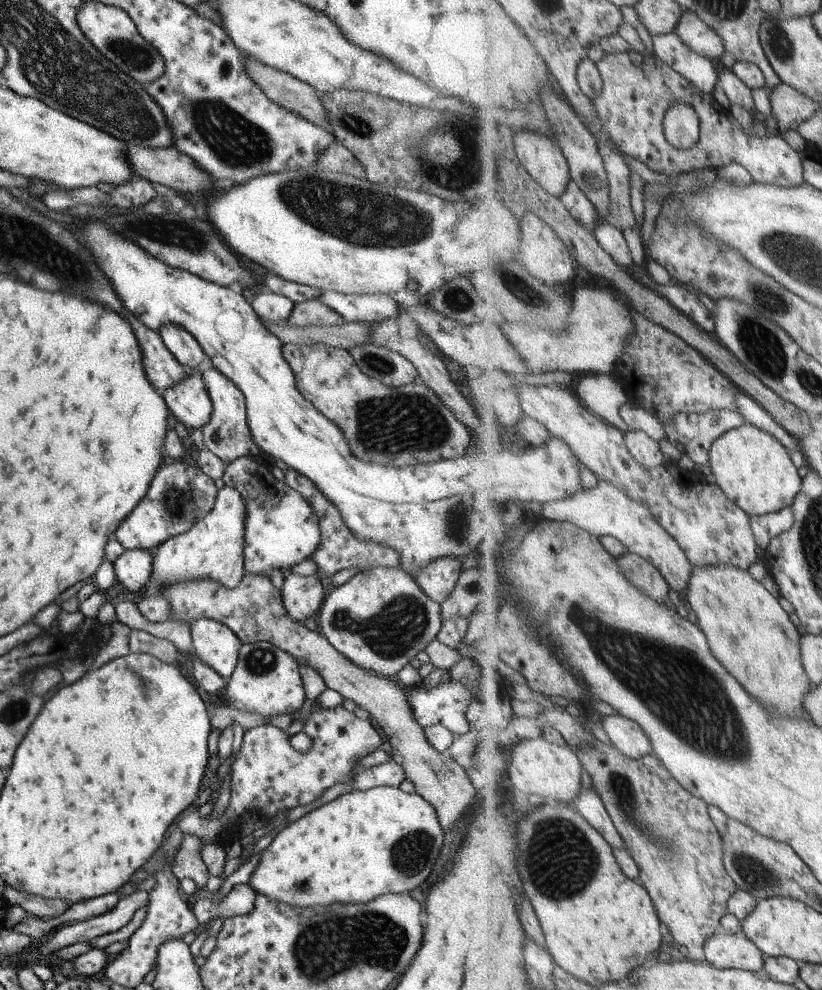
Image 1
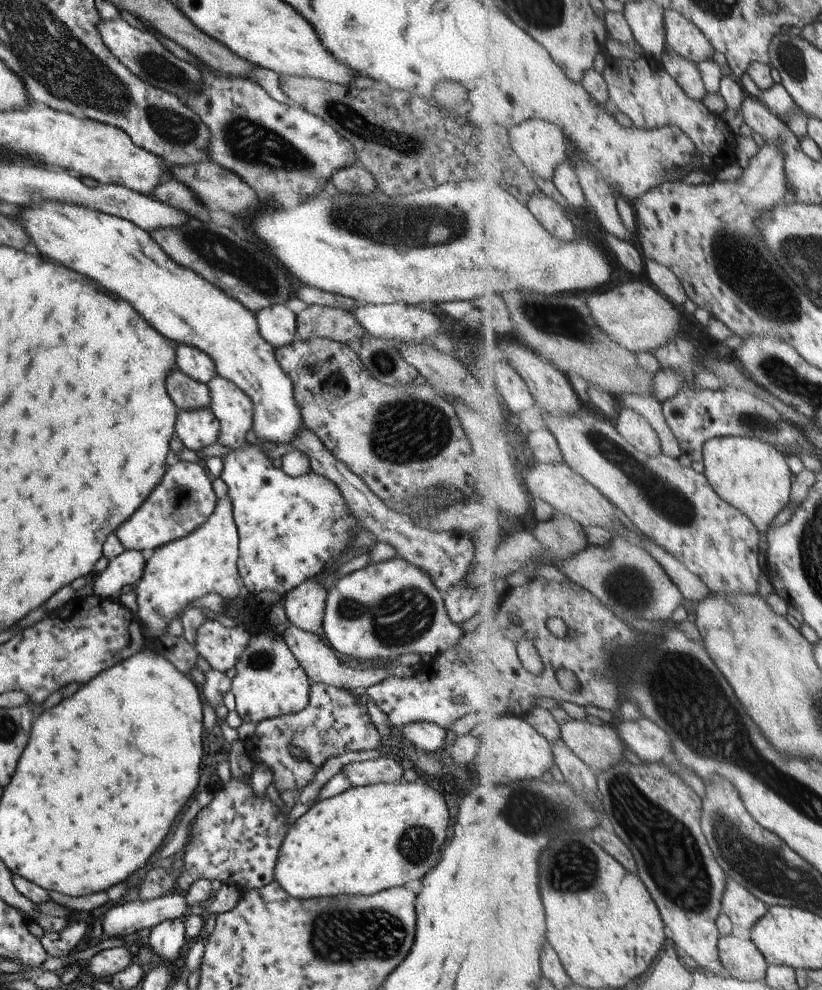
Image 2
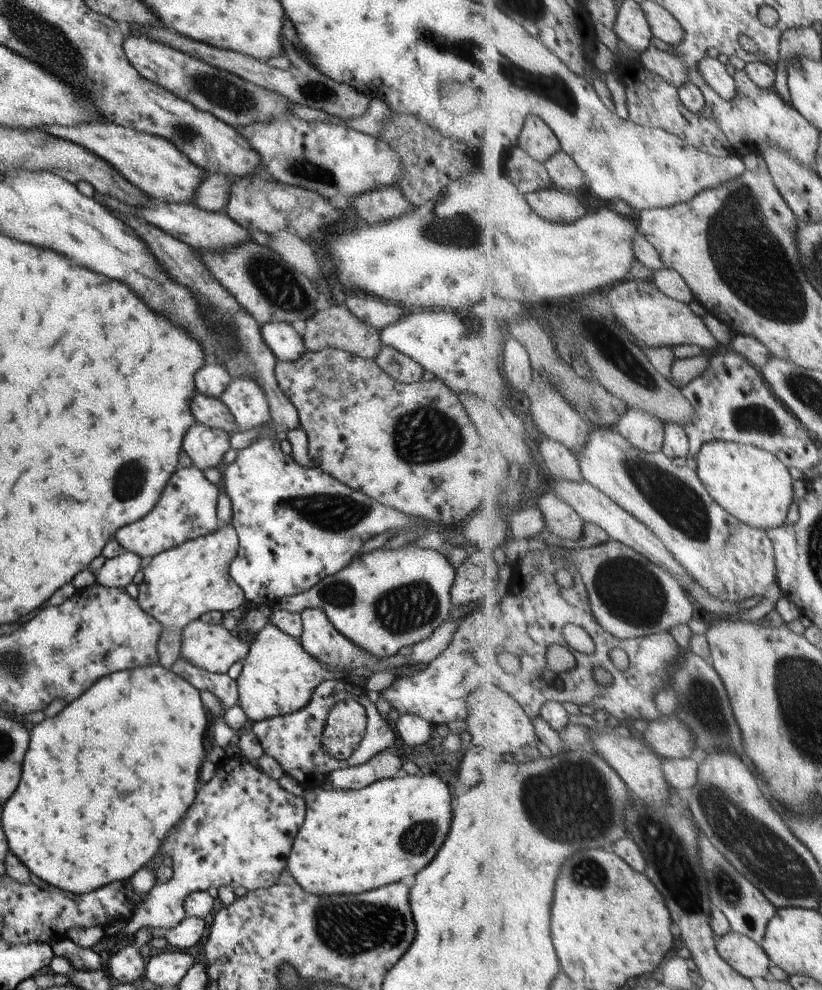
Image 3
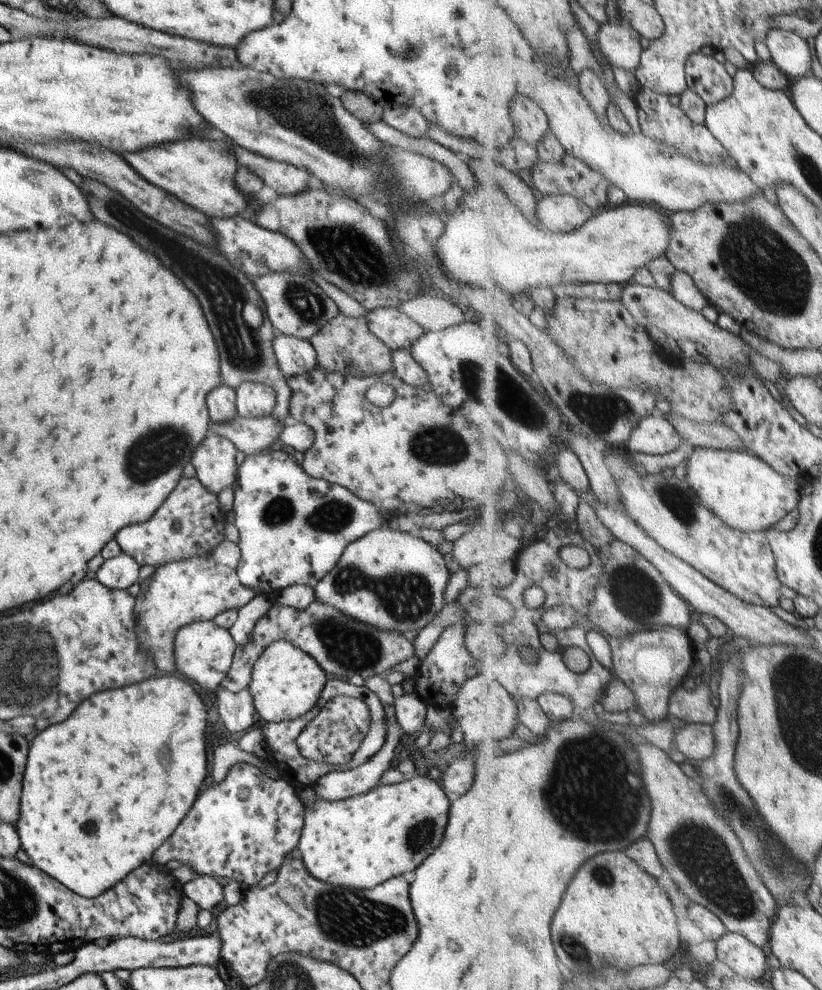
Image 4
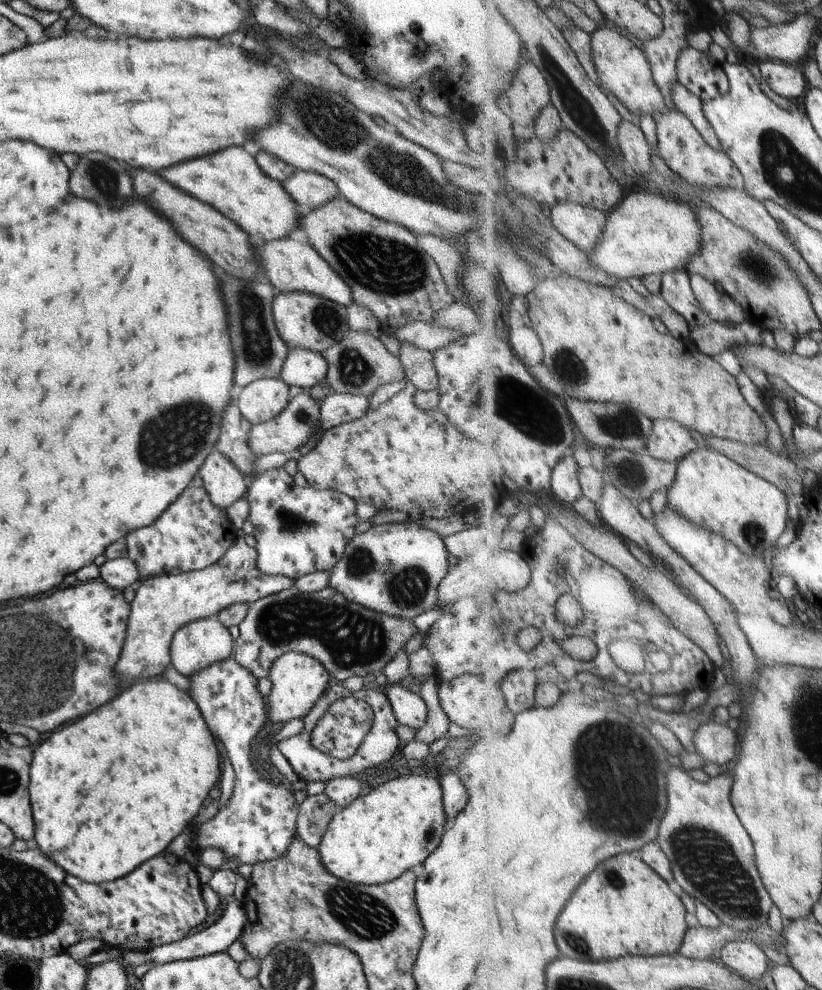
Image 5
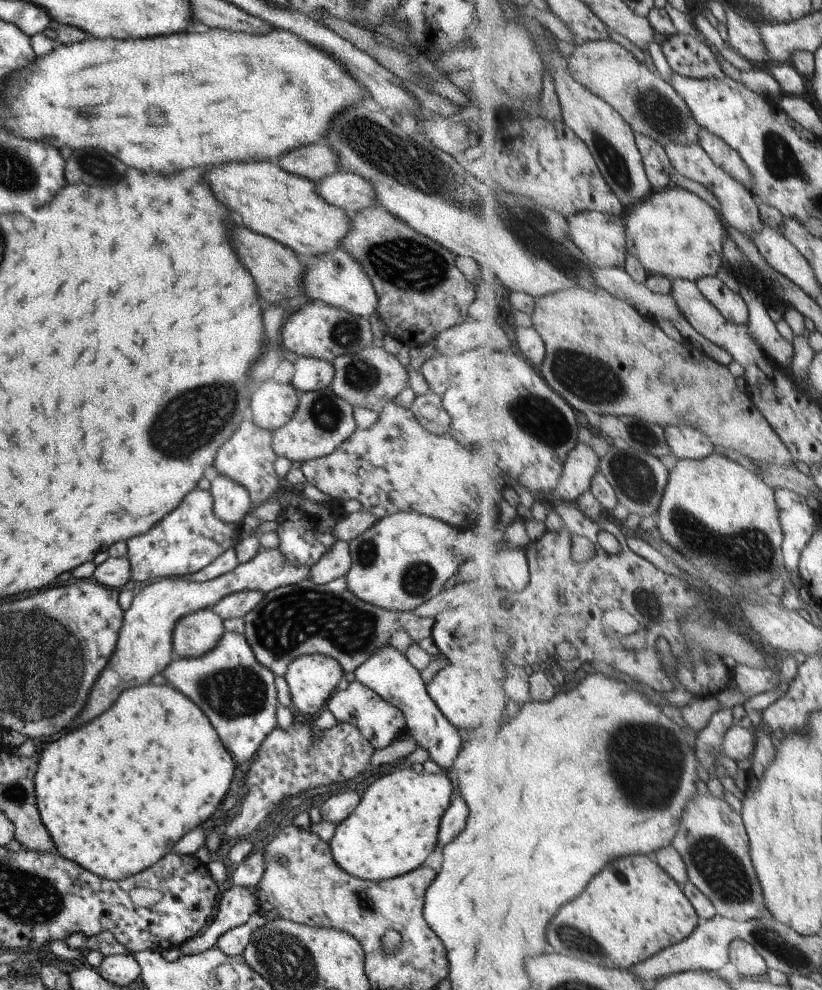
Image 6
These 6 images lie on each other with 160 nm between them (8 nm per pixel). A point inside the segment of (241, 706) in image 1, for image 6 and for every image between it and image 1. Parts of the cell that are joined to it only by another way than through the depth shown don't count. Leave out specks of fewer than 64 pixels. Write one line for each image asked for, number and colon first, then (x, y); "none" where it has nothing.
2: (269, 681)
3: (278, 677)
4: (285, 682)
5: (296, 680)
6: (311, 679)

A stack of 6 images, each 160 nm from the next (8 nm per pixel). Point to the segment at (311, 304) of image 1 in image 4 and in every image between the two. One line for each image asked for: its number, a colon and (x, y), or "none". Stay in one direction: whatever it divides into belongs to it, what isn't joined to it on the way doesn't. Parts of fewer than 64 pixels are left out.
2: (333, 323)
3: (335, 327)
4: (346, 346)

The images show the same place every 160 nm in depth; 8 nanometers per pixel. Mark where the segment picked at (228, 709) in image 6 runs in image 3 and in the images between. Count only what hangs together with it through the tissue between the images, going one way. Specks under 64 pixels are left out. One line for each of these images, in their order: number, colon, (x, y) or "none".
3: (239, 830)
4: (241, 828)
5: (258, 822)

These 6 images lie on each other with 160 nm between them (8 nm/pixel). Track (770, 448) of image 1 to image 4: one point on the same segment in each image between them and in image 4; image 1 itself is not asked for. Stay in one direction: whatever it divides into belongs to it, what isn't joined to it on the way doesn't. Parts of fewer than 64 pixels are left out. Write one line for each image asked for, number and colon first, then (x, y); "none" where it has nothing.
2: (749, 474)
3: (753, 485)
4: (748, 495)

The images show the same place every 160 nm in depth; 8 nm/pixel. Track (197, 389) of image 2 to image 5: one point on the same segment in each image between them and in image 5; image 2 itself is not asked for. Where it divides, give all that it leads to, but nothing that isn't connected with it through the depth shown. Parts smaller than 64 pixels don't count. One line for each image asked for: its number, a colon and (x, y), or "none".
3: (210, 412)
4: (251, 436)
5: (286, 432)

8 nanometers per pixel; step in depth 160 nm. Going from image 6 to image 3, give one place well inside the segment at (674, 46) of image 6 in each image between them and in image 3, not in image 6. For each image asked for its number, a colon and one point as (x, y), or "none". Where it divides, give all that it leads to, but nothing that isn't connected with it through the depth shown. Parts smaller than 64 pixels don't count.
3: (715, 73)
4: (707, 77)
5: (706, 77)

